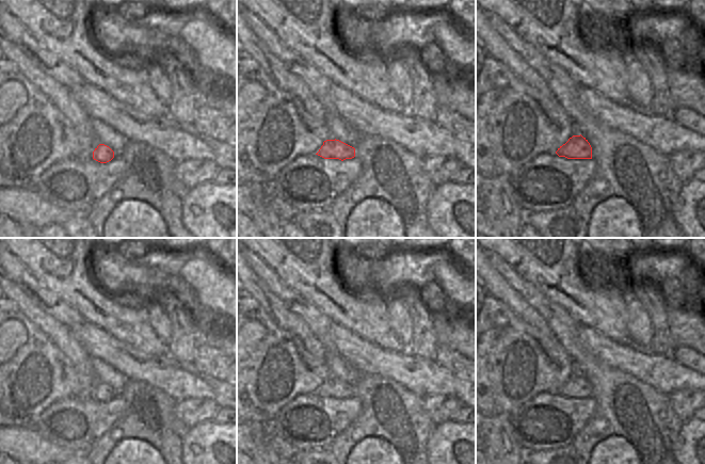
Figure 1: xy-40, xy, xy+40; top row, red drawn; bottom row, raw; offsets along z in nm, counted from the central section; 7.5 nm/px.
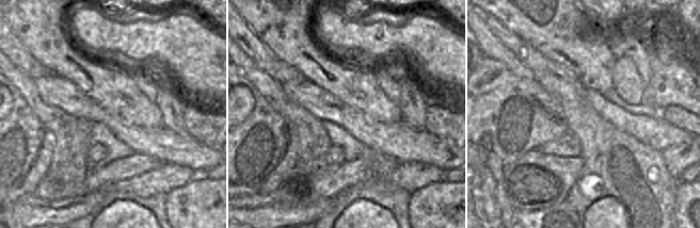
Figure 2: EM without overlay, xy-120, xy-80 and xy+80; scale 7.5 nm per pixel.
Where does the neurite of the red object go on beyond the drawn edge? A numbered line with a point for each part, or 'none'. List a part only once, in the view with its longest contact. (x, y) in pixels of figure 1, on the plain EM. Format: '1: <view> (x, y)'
none

